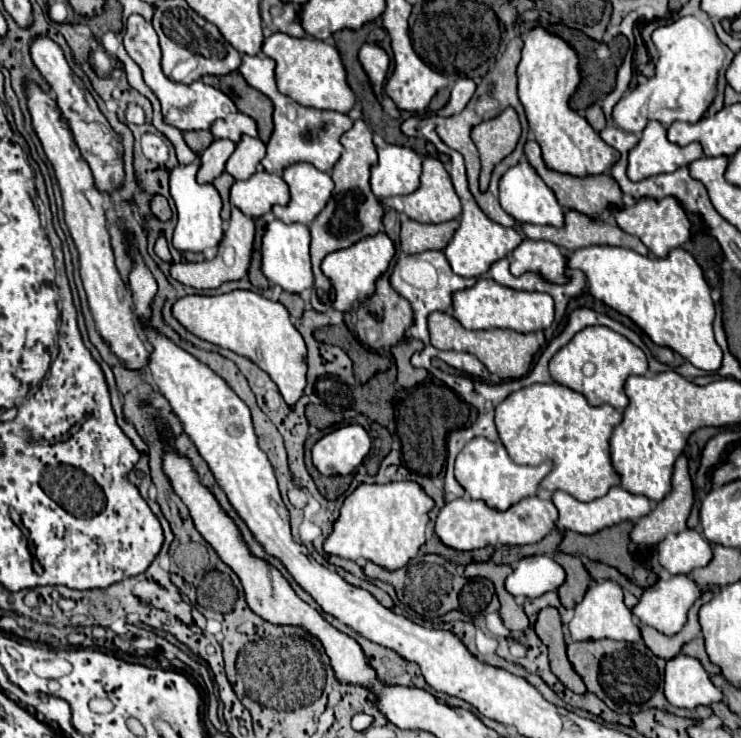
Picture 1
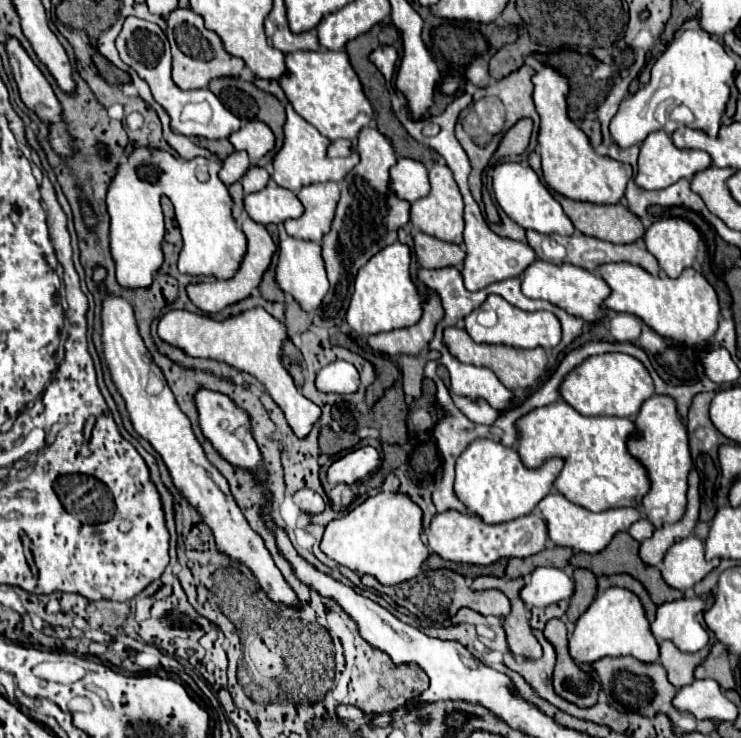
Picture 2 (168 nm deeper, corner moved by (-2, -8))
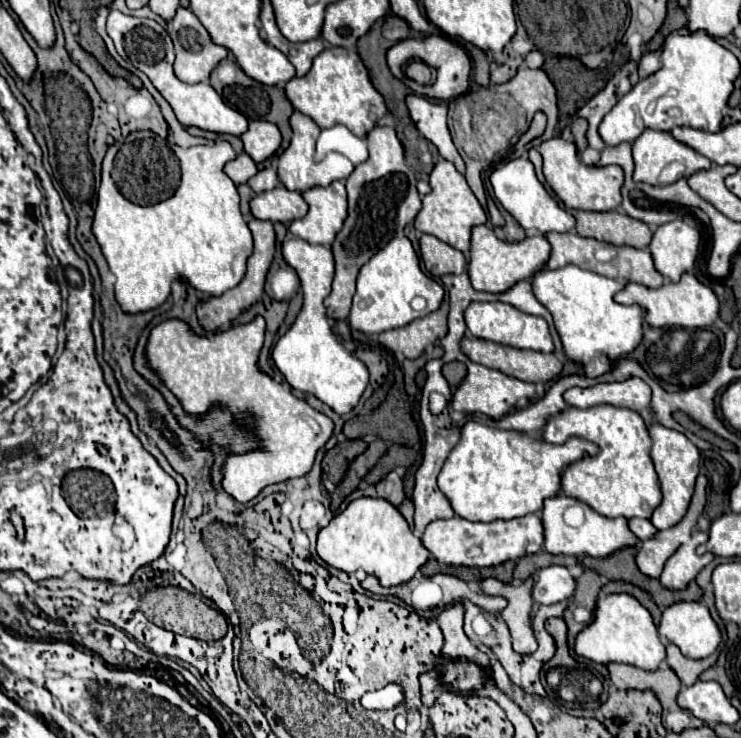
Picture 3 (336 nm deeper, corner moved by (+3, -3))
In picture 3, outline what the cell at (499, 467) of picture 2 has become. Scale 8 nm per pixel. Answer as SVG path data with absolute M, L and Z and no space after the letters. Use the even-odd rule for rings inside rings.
M471 421L461 429L461 439L439 473L439 489L451 501L453 511L469 521L489 523L523 517L541 511L543 501L557 495L561 489L559 473L567 463L593 453L597 453L597 445L579 437L571 437L563 445L551 445L517 431L501 431Z

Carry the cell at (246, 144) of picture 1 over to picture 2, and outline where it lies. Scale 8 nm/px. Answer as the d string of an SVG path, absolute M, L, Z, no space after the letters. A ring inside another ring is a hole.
M250 166L250 170L244 174L244 178L240 180L242 186L244 186L244 192L246 194L252 194L252 192L258 192L262 188L266 188L270 180L270 174L266 168L258 168L258 166Z

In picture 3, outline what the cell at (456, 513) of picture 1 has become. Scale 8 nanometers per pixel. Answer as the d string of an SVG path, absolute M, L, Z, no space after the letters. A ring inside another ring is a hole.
M537 513L491 523L473 523L455 515L453 519L431 521L421 541L439 563L465 565L465 567L491 567L507 559L517 561L525 555L537 553L539 547L543 545L543 525Z

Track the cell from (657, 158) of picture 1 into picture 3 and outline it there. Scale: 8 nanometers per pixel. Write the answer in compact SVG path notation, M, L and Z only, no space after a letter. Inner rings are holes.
M645 129L633 141L633 159L633 181L643 181L649 185L659 185L659 173L673 161L685 165L685 177L693 175L699 169L711 167L711 161L707 157L687 147L685 143L679 143L671 133L655 129Z

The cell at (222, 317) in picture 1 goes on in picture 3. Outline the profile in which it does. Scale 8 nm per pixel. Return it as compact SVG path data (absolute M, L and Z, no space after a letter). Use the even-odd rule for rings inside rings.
M261 315L249 323L207 335L197 335L181 319L167 319L151 329L147 343L149 365L181 399L185 411L203 413L215 401L221 401L239 421L243 421L243 409L249 409L257 417L259 423L255 425L265 445L263 451L229 457L223 467L223 489L241 503L253 499L265 485L305 475L311 469L317 449L325 445L333 431L329 417L315 411L305 399L295 397L285 385L259 369L257 361L263 349L263 335L265 319Z

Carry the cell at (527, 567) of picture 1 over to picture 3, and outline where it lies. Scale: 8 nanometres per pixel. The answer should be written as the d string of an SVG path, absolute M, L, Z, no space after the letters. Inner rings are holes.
M543 567L537 575L539 577L533 585L533 601L541 605L553 605L563 599L571 599L575 593L575 579L567 567Z

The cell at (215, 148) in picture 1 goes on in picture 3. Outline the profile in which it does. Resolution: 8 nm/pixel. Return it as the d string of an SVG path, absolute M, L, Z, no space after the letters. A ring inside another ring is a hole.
M241 153L237 155L233 161L229 161L223 171L227 173L227 177L233 181L233 183L245 183L247 179L251 179L251 175L257 173L257 165L253 163L253 159L247 155L247 153Z

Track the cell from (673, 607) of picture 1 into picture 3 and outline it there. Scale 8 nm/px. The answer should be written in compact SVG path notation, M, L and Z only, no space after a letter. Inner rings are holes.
M701 601L669 605L663 611L659 635L675 643L689 659L703 659L711 655L721 641L717 623L711 619L709 609Z

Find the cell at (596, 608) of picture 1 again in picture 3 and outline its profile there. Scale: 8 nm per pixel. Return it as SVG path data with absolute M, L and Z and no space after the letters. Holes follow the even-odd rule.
M613 593L599 597L593 611L593 621L579 631L575 639L575 653L595 663L627 663L645 671L655 671L665 659L665 645L657 633L651 613L629 593Z

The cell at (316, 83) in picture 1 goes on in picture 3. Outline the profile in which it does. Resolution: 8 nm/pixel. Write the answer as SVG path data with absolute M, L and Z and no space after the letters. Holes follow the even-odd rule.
M345 47L323 49L313 59L307 75L293 77L285 85L285 95L297 111L311 117L321 129L345 125L357 137L365 137L367 131L377 125L377 119L387 113L383 97L371 85L367 69L361 63L357 51Z

